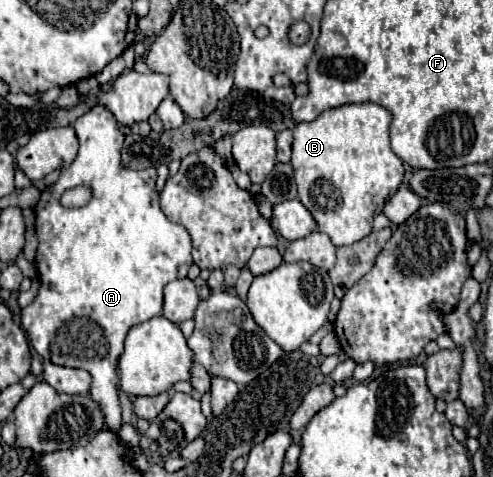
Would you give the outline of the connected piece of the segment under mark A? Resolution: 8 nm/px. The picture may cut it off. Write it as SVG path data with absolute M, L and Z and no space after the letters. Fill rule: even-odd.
M96 104L74 122L74 130L80 140L76 160L62 168L56 184L44 190L40 202L36 204L36 236L40 242L36 268L40 274L40 288L32 304L22 308L22 328L44 362L54 362L66 368L82 368L92 374L90 394L102 410L104 430L118 432L118 426L122 424L118 358L124 350L124 338L132 326L142 324L162 312L164 286L172 280L186 278L186 272L192 266L192 244L186 228L170 222L158 206L158 192L154 190L156 168L146 168L140 172L122 168L120 148L124 134L120 132L118 122L108 108ZM80 184L92 188L92 200L82 208L62 208L62 192ZM82 318L92 320L94 326L100 328L64 328L76 326L72 322Z

